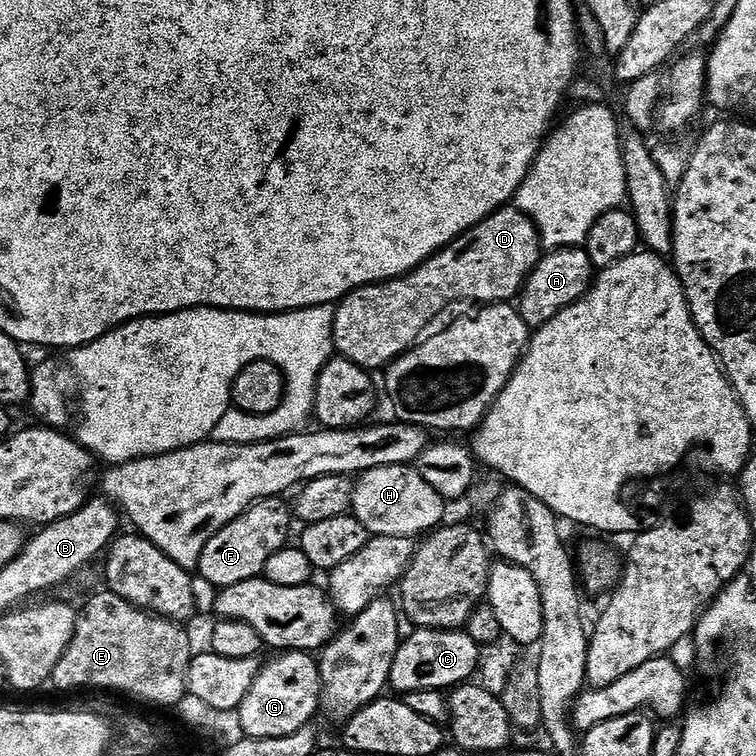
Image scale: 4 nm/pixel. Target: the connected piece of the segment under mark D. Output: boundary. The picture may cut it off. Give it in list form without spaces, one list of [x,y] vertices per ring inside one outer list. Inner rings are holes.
[[[514,206],[502,207],[404,276],[355,288],[349,296],[339,301],[334,314],[335,351],[363,368],[383,370],[414,347],[421,339],[420,331],[447,304],[456,304],[459,300],[481,300],[479,303],[487,306],[515,301],[524,287],[524,279],[532,273],[541,255],[540,235],[532,219]]]

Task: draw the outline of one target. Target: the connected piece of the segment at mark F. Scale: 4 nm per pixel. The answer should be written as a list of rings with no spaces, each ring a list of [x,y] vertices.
[[[280,498],[257,502],[234,518],[234,522],[218,530],[218,534],[214,534],[214,538],[210,538],[202,550],[198,575],[206,583],[213,584],[216,590],[263,577],[266,562],[289,543],[288,531],[294,525],[294,516],[284,502]]]

